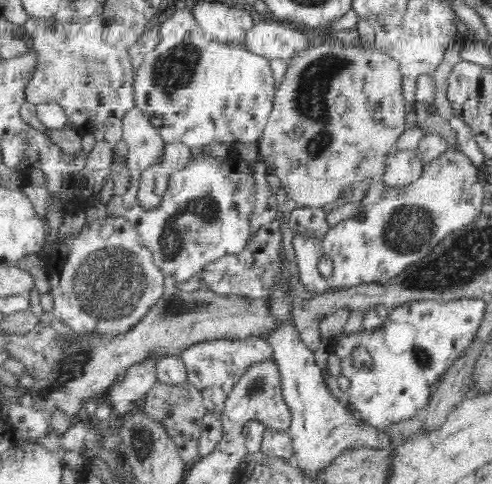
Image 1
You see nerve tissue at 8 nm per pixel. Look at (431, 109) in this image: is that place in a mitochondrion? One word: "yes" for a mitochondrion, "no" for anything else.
no

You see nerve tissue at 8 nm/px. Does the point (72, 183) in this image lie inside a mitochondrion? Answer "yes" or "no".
no

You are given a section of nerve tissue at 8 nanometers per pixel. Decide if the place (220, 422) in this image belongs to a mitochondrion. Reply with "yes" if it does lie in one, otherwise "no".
no

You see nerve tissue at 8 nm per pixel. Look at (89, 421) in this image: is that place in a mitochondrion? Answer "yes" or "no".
no

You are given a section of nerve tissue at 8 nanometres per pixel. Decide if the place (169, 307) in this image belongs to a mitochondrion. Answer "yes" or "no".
yes

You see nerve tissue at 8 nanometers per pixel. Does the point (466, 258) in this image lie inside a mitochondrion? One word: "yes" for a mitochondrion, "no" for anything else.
yes

